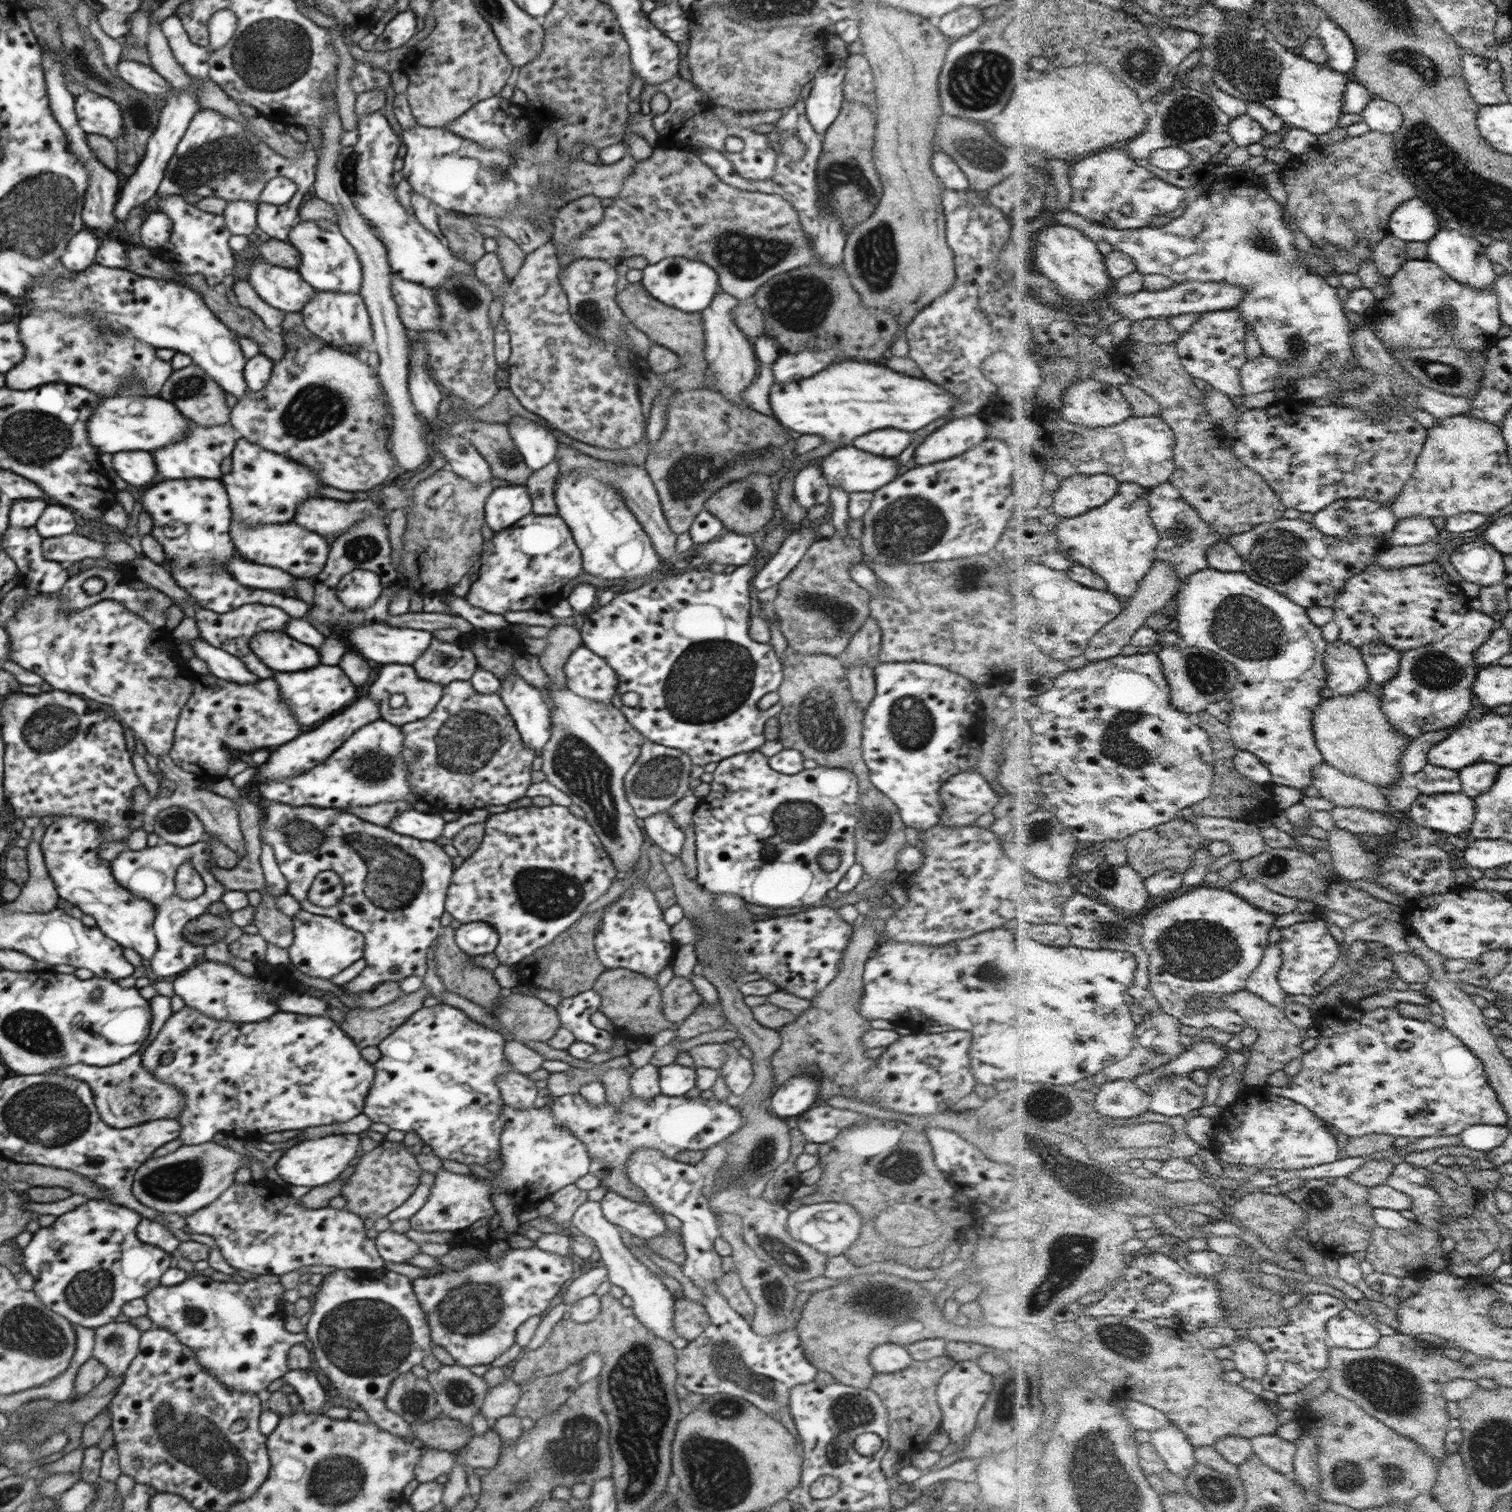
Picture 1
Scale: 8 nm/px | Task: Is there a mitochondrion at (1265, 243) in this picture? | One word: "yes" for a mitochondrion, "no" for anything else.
yes

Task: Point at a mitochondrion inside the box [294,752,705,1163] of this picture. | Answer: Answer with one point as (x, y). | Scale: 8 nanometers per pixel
(394, 876)

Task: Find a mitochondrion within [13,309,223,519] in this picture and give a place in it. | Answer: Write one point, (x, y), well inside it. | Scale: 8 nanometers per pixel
(188, 386)

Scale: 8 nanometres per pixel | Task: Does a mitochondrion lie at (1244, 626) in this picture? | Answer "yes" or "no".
yes

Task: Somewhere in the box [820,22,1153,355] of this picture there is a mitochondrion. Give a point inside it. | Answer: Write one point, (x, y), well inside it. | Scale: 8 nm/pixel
(981, 77)

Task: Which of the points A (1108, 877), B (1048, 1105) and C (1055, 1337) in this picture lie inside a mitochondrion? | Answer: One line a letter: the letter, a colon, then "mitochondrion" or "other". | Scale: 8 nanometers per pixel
A: mitochondrion
B: mitochondrion
C: other

